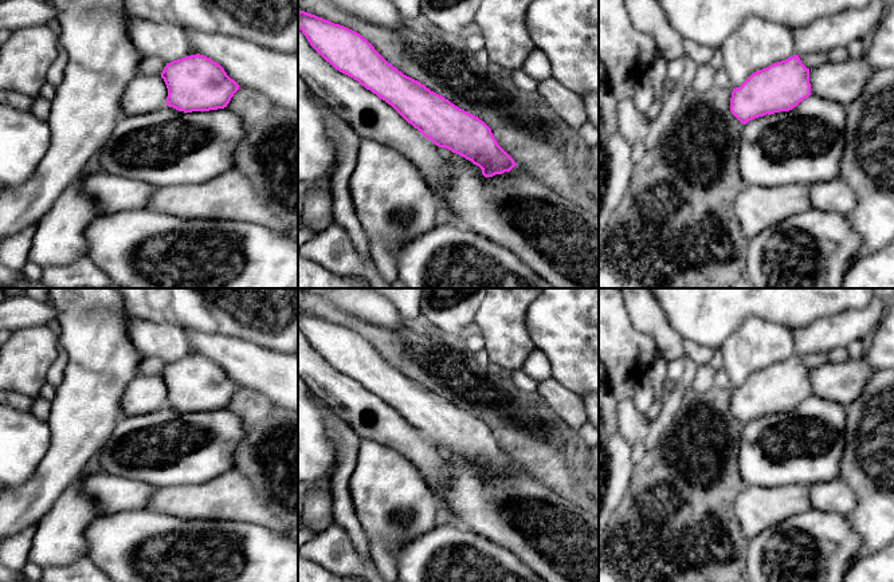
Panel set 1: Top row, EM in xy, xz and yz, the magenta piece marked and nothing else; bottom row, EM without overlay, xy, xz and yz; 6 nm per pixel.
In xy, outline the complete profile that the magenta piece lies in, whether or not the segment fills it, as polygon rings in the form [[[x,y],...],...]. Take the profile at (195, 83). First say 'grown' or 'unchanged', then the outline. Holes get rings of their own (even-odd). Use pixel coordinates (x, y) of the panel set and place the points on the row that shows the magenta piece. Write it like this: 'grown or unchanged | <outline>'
unchanged | [[[200,54],[166,63],[161,78],[168,89],[166,106],[184,113],[224,109],[240,87],[220,64]]]

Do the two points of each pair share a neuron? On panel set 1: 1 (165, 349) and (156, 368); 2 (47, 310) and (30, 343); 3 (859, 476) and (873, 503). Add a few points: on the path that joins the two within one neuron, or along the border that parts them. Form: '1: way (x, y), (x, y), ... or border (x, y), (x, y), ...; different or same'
1: border (144, 356), (156, 356), (165, 364); different
2: border (46, 325), (14, 331); different
3: way (866, 483), (873, 490), (873, 496); same

